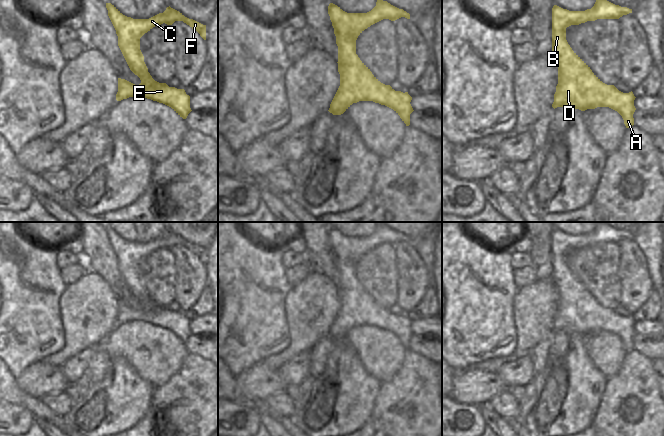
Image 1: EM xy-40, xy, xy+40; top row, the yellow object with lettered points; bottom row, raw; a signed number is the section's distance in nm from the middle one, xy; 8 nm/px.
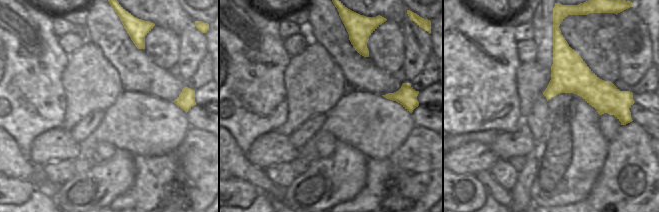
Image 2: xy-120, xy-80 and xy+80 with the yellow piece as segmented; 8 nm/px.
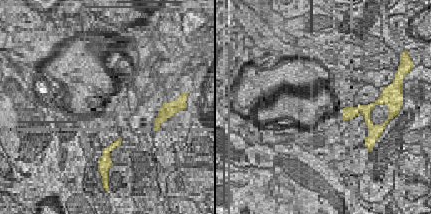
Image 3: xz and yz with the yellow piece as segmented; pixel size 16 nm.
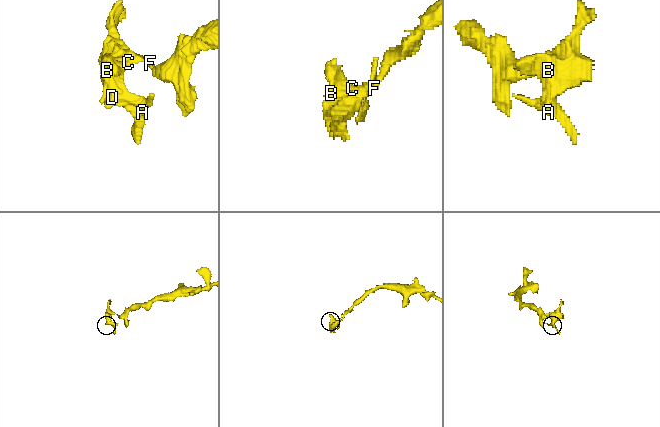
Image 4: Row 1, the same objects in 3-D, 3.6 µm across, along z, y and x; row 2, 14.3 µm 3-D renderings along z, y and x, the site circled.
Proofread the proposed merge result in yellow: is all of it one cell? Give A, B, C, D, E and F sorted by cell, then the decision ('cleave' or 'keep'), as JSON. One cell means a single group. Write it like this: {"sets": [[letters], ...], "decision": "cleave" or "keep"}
{"sets": [["A", "B", "C", "D", "E", "F"]], "decision": "keep"}

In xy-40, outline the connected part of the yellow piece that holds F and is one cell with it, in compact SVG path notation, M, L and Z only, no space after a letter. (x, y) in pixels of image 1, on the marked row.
M106 3L106 8L118 36L118 46L130 70L141 80L139 85L135 85L125 79L118 78L116 100L145 97L171 107L180 117L186 119L192 111L190 96L186 94L184 89L169 87L166 83L159 83L152 78L140 50L140 38L157 25L163 23L172 25L175 21L183 21L206 40L206 25L185 17L170 6L163 13L149 19L127 17L111 3Z

